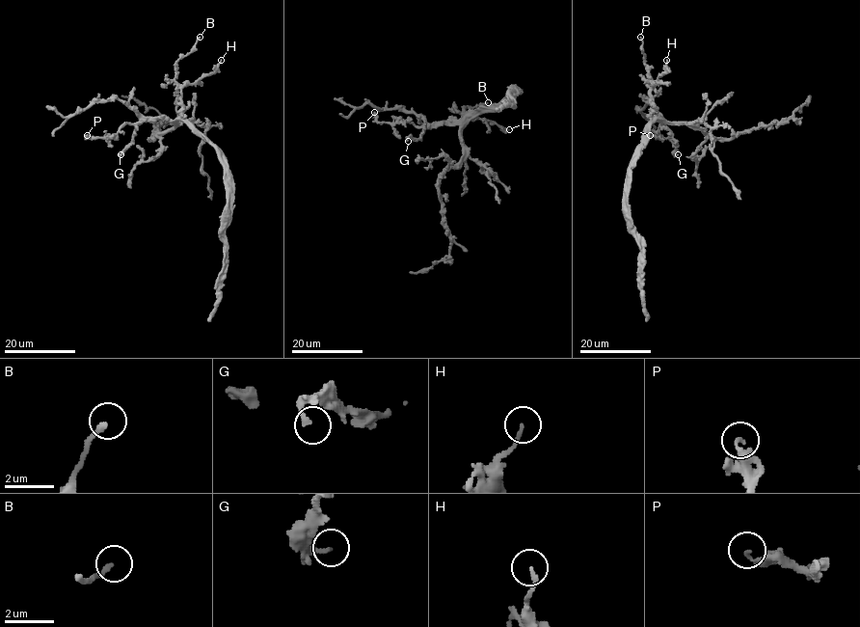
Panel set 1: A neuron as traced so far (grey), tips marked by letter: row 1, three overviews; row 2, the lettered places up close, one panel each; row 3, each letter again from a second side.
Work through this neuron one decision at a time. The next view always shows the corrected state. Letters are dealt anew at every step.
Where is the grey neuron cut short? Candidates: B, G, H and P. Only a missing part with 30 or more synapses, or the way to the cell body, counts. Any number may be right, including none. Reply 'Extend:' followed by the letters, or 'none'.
Extend: H

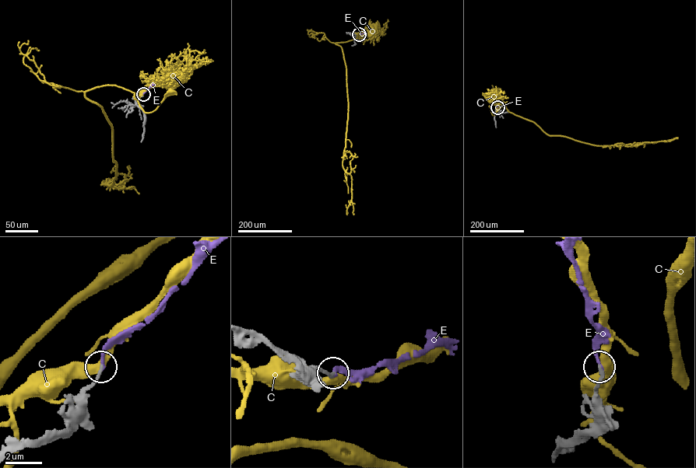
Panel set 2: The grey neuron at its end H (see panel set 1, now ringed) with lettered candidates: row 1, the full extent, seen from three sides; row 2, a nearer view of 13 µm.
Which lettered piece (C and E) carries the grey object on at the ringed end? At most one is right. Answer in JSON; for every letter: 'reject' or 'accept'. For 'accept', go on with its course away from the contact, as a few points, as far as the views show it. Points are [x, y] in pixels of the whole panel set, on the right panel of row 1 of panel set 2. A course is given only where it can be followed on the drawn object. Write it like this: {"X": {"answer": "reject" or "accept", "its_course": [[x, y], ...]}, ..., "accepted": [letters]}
{"C": {"answer": "reject"}, "E": {"answer": "accept"}, "accepted": ["E"]}

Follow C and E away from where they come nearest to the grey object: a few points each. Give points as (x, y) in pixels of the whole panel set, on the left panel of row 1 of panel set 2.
C: (143, 94), (152, 86), (166, 85), (172, 82)
E: (143, 94), (154, 85)

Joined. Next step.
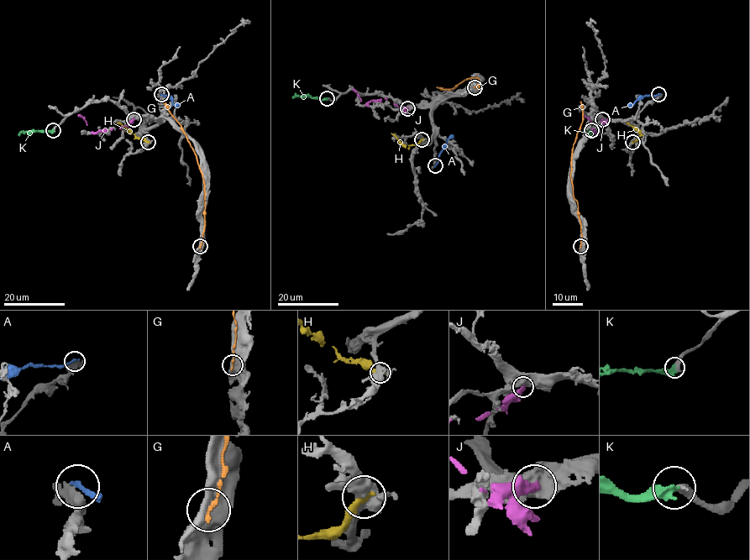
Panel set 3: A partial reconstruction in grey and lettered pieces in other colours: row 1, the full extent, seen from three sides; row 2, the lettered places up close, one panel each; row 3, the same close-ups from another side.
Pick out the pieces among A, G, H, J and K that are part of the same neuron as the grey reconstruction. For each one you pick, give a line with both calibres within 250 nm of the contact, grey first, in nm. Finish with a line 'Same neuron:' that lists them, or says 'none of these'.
K: 320/480 nm
Same neuron: K

